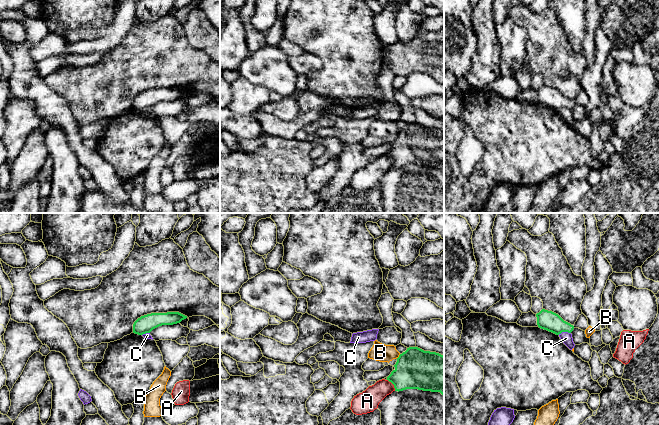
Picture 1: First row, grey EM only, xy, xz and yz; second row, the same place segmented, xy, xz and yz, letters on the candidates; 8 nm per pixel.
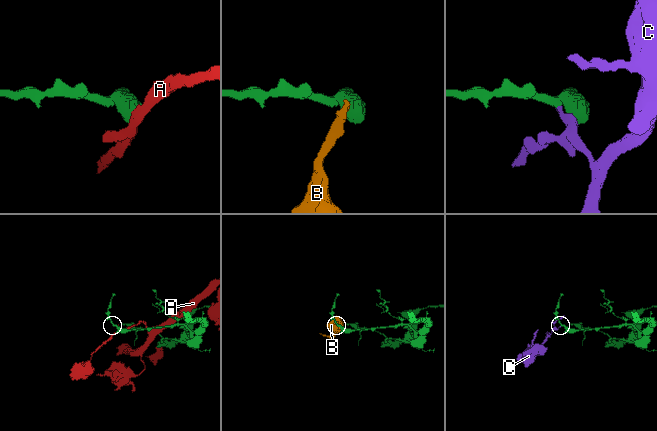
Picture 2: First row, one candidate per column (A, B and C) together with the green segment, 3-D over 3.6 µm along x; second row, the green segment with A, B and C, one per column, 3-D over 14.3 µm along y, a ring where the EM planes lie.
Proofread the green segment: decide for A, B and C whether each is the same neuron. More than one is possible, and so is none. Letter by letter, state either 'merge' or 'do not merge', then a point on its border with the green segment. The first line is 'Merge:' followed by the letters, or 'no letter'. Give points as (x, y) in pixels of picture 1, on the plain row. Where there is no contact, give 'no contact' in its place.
Merge: no letter
A: do not merge | xz (393, 160)
B: do not merge | xz (399, 132)
C: do not merge | yz (564, 107)

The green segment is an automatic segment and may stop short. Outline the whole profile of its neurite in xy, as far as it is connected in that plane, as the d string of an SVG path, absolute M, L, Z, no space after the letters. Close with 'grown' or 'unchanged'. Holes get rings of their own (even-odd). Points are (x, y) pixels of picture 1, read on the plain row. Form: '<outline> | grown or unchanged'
M179 88L151 89L138 94L133 100L133 109L143 111L162 101L180 99L187 92Z | unchanged

